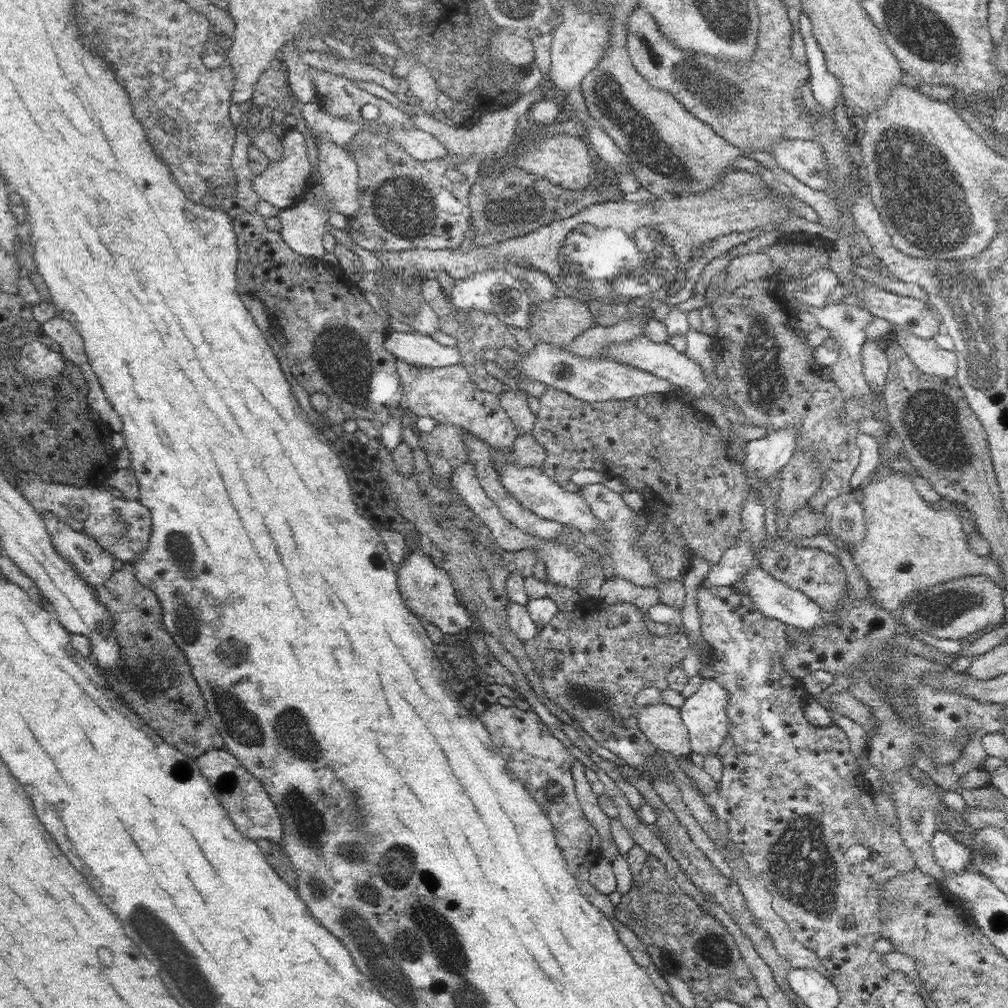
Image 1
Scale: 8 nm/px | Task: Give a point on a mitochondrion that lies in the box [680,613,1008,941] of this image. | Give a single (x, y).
(804, 872)

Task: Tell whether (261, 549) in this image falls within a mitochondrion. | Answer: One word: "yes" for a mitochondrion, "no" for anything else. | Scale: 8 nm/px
no

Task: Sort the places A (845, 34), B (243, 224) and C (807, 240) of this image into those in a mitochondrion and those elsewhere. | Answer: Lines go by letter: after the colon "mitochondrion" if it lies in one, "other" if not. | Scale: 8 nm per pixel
A: other
B: other
C: other

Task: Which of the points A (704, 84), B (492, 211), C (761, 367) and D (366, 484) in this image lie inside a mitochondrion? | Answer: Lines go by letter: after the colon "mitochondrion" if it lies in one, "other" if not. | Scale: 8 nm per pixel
A: mitochondrion
B: mitochondrion
C: mitochondrion
D: other

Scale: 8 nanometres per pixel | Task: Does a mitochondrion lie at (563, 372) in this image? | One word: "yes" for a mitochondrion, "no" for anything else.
no

